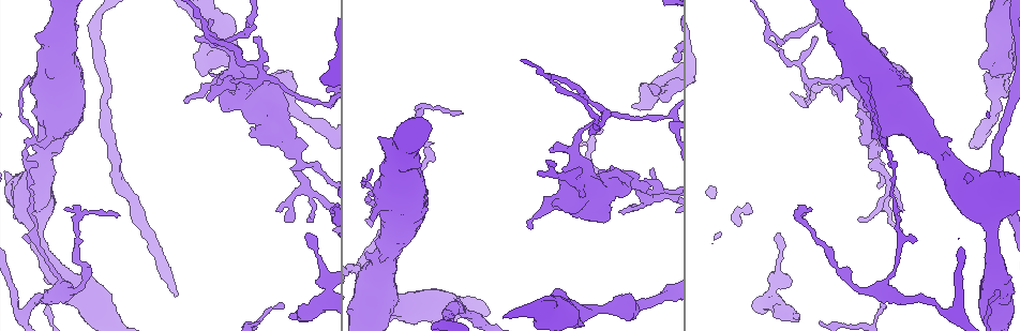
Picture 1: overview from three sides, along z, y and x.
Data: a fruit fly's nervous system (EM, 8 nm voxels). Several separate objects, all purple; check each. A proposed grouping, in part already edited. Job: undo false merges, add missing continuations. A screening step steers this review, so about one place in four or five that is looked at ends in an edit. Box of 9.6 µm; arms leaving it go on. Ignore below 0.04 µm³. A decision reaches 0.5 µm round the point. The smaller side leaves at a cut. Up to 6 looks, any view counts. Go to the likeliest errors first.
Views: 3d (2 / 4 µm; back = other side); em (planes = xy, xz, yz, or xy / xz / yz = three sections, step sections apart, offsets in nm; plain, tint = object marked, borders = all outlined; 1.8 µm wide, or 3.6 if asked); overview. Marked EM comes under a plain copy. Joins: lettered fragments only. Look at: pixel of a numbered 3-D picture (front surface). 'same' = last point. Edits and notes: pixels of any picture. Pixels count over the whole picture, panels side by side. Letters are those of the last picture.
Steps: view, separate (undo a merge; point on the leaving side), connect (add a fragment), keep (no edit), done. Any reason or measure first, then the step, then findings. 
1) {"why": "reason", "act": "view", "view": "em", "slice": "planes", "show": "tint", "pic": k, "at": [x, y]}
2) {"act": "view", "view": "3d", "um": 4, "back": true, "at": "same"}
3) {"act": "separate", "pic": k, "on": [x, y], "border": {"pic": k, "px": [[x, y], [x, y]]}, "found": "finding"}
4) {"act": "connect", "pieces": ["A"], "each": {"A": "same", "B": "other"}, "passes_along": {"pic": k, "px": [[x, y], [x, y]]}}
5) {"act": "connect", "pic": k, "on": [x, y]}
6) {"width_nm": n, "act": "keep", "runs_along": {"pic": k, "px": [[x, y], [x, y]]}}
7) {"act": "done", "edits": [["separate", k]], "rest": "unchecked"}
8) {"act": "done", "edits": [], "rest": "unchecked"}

{"why": "free end", "act": "view", "view": "3d", "um": 2, "back": true, "pic": 1, "at": [290, 316]}

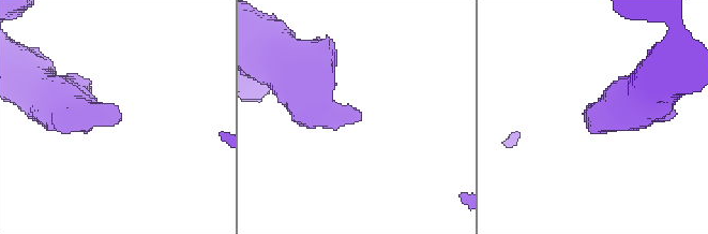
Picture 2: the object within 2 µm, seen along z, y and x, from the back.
{"act": "view", "view": "em", "slice": "planes", "show": "borders", "pic": 2, "at": [360, 116]}

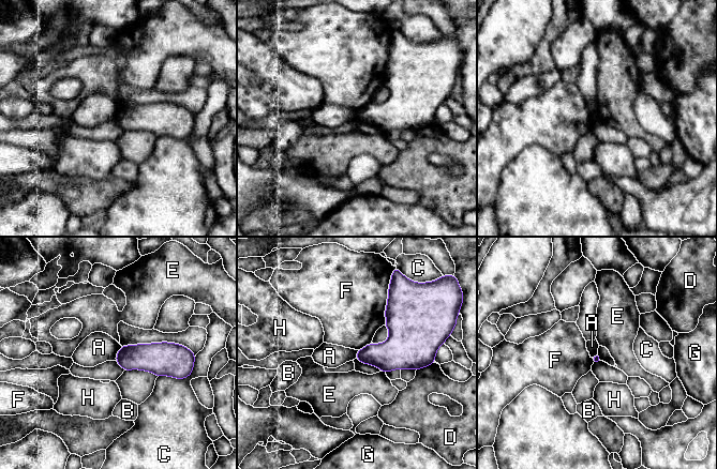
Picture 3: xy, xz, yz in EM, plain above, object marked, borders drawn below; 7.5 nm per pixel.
{"longest_contact_nm": ["F", 280], "act": "keep", "each": {"A": "other", "B": "other", "C": "other", "D": "other", "E": "other", "F": "other", "G": "other", "H": "other"}, "border": {"pic": 3, "px": [[121, 346], [115, 360]]}, "found": "none of them fits"}

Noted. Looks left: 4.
{"why": "side arm on a straight run", "act": "view", "view": "3d", "um": 4, "pic": 1, "at": [802, 75]}

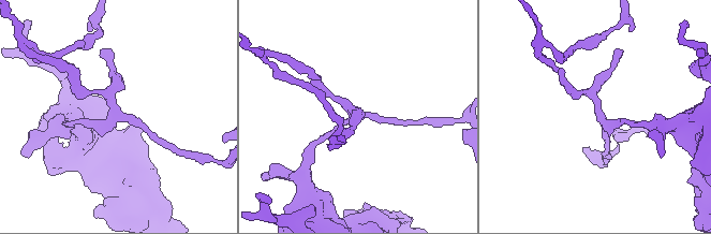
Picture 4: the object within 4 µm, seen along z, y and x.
{"act": "view", "view": "em", "slice": "planes", "show": "tint", "pic": 4, "at": [116, 115]}

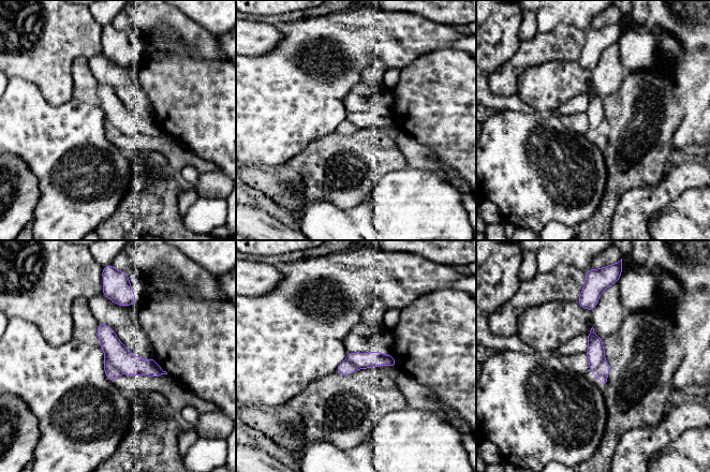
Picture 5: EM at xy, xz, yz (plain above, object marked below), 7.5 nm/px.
{"why": "see the neighbours", "act": "view", "view": "em", "slice": "planes", "show": "borders", "at": "same"}

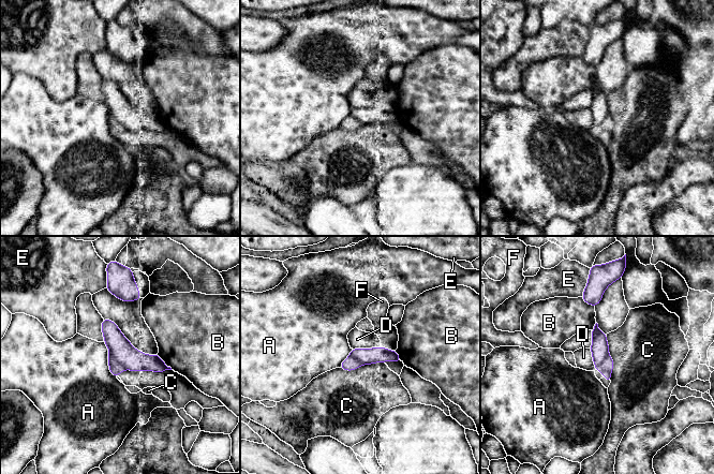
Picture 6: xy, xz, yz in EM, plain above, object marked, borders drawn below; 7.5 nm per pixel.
{"act": "separate", "pic": 6, "on": [122, 351], "each": {"A": "other", "B": "other", "C": "other", "D": "other", "E": "other", "F": "other"}, "part_leaving": {"pic": 6, "px": [[104, 322], [136, 360], [163, 368]]}, "found": "a second neuron is stuck on"}

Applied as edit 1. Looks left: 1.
{"act": "done", "edits": [["separate", 6]], "rest": "unchecked"}

